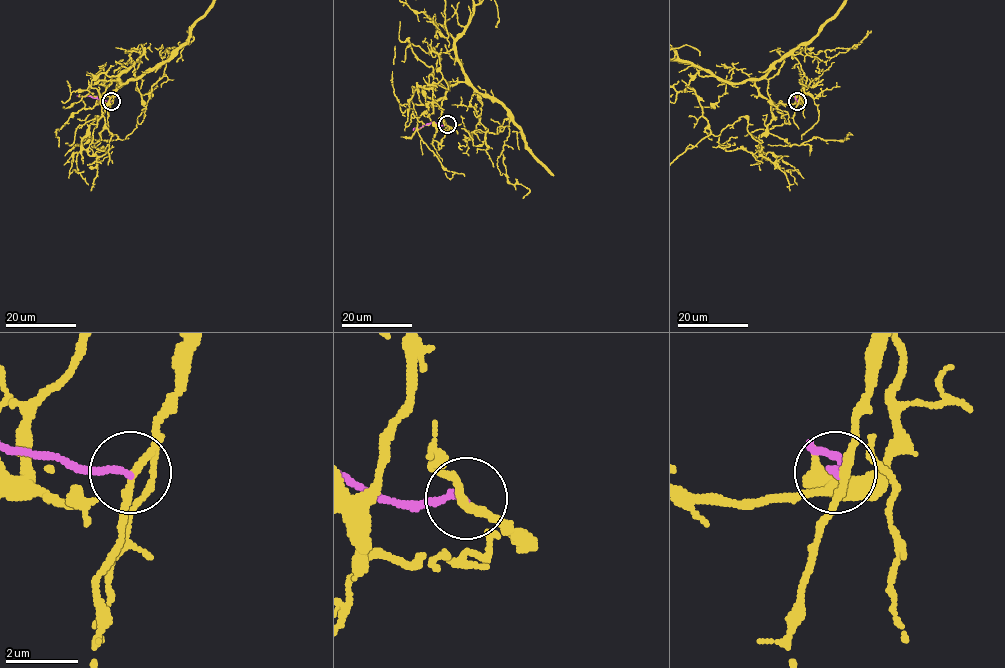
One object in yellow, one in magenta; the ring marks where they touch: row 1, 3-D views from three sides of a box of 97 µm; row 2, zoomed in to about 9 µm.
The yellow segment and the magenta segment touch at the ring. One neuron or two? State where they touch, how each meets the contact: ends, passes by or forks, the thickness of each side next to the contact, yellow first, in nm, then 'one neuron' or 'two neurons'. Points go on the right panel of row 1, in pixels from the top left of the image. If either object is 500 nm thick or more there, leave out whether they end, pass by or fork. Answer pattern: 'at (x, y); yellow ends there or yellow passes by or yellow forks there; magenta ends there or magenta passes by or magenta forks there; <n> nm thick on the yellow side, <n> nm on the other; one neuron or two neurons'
at (797, 101); yellow passes by; magenta ends there; 200 nm thick on the yellow side, 180 nm on the other; two neurons

